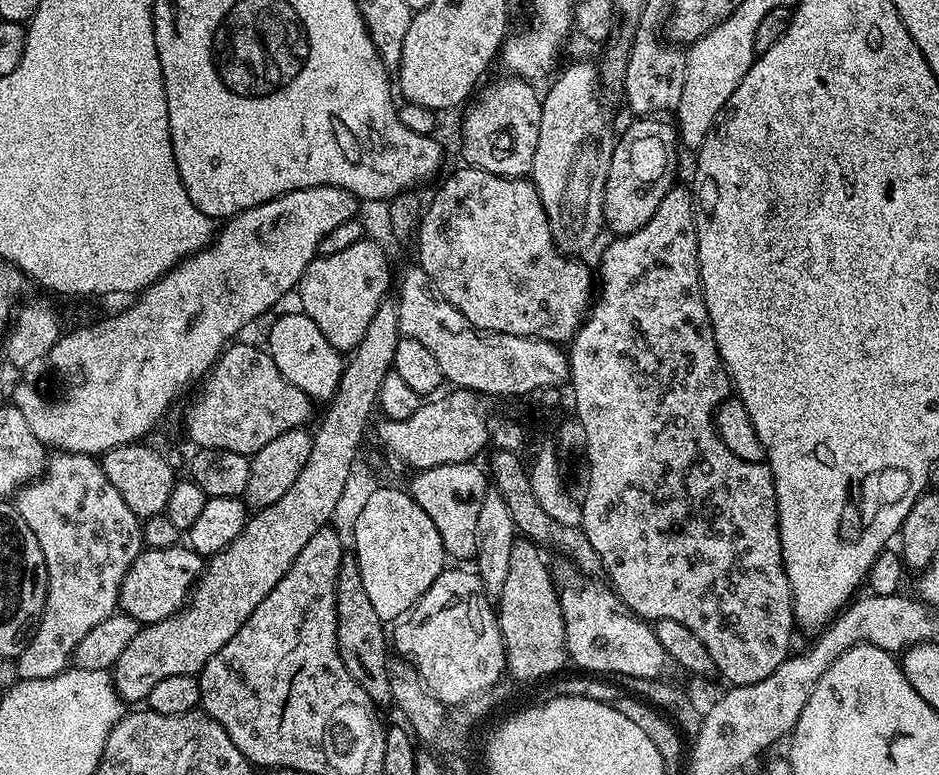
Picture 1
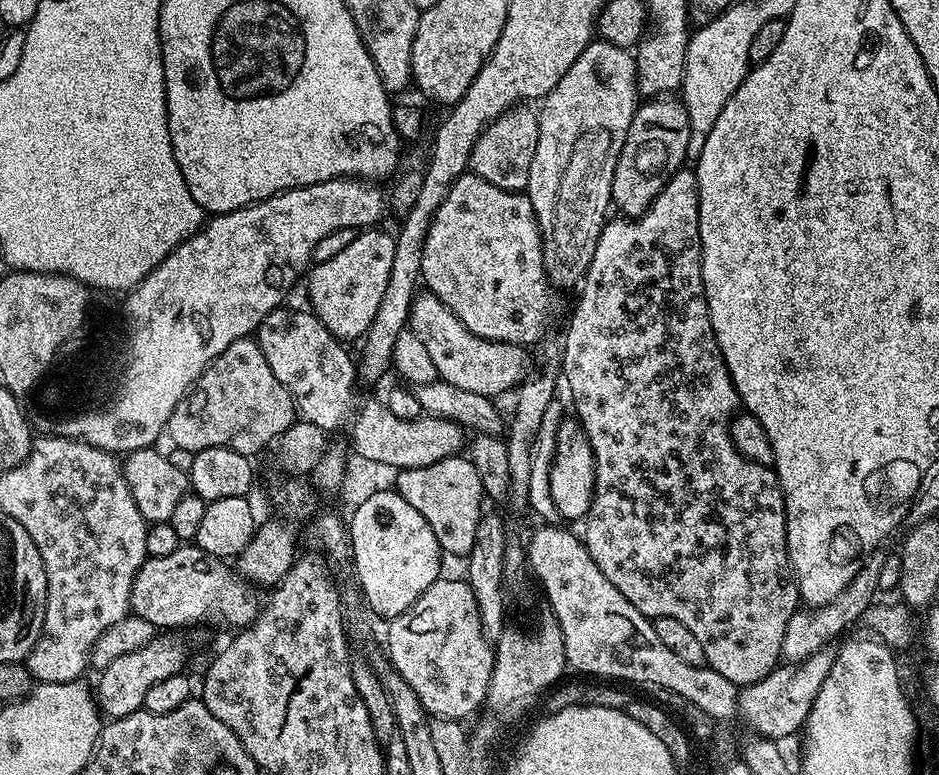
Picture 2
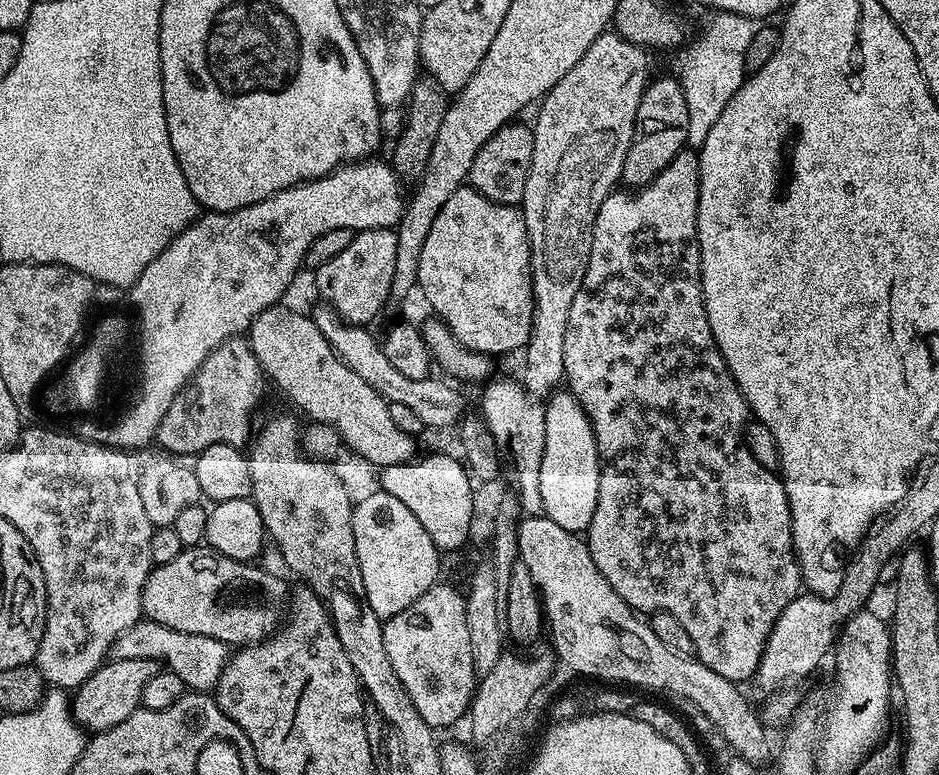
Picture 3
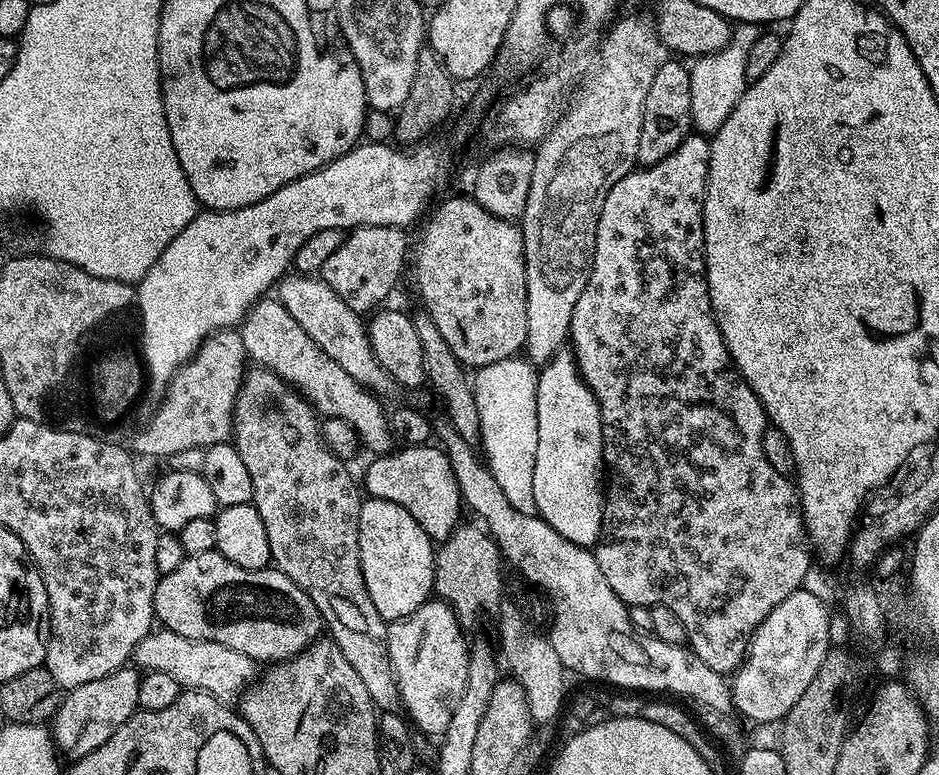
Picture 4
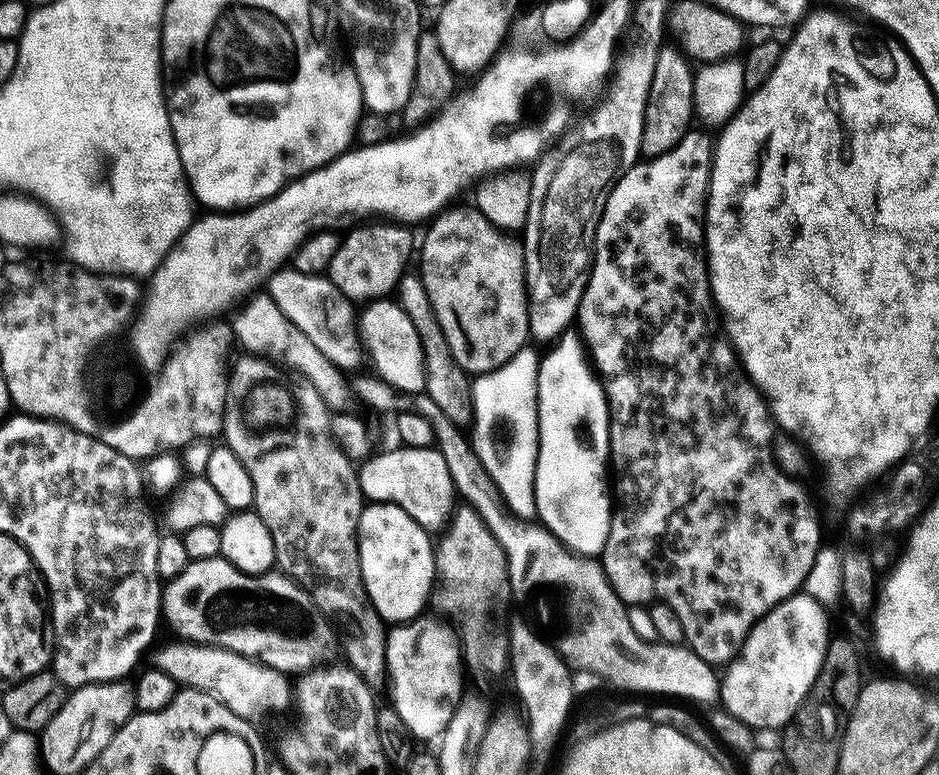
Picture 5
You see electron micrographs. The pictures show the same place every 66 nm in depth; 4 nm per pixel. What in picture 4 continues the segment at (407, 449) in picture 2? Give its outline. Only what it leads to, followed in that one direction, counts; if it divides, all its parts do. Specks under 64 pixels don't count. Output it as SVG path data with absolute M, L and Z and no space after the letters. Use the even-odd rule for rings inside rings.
M262 298L252 305L238 331L247 359L253 365L268 368L291 384L321 417L342 418L342 422L356 431L357 441L363 447L365 444L372 454L384 454L393 447L390 420L386 408L384 412L383 406L379 404L380 400L355 381L338 362L328 357L278 299Z

